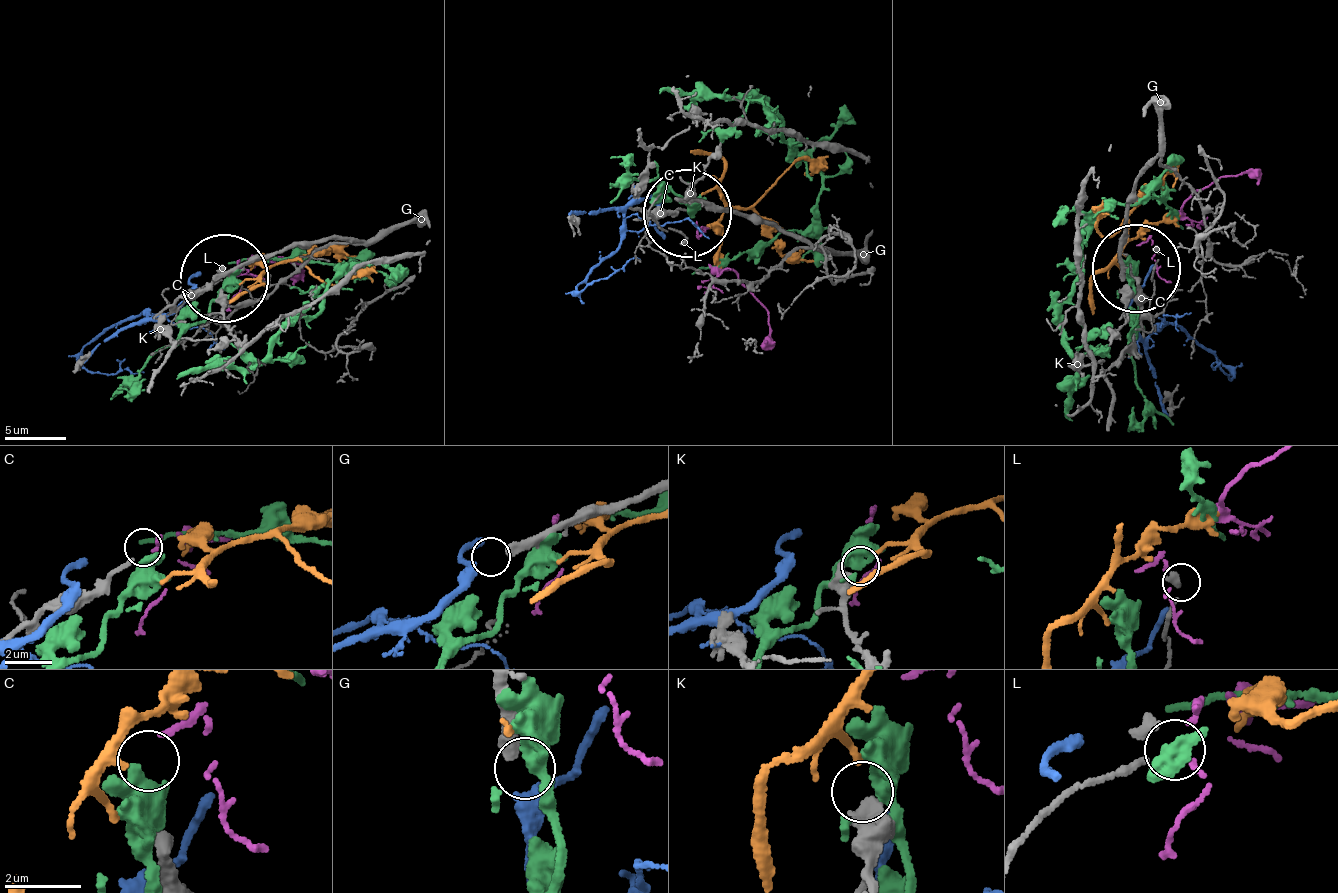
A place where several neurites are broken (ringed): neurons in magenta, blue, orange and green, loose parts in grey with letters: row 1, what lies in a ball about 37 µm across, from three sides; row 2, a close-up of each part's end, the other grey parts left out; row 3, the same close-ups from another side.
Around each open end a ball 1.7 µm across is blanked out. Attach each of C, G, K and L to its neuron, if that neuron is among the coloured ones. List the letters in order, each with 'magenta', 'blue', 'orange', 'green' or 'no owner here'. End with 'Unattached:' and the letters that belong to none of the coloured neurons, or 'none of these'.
C: magenta
G: blue
K: orange
L: no owner here
Unattached: L

